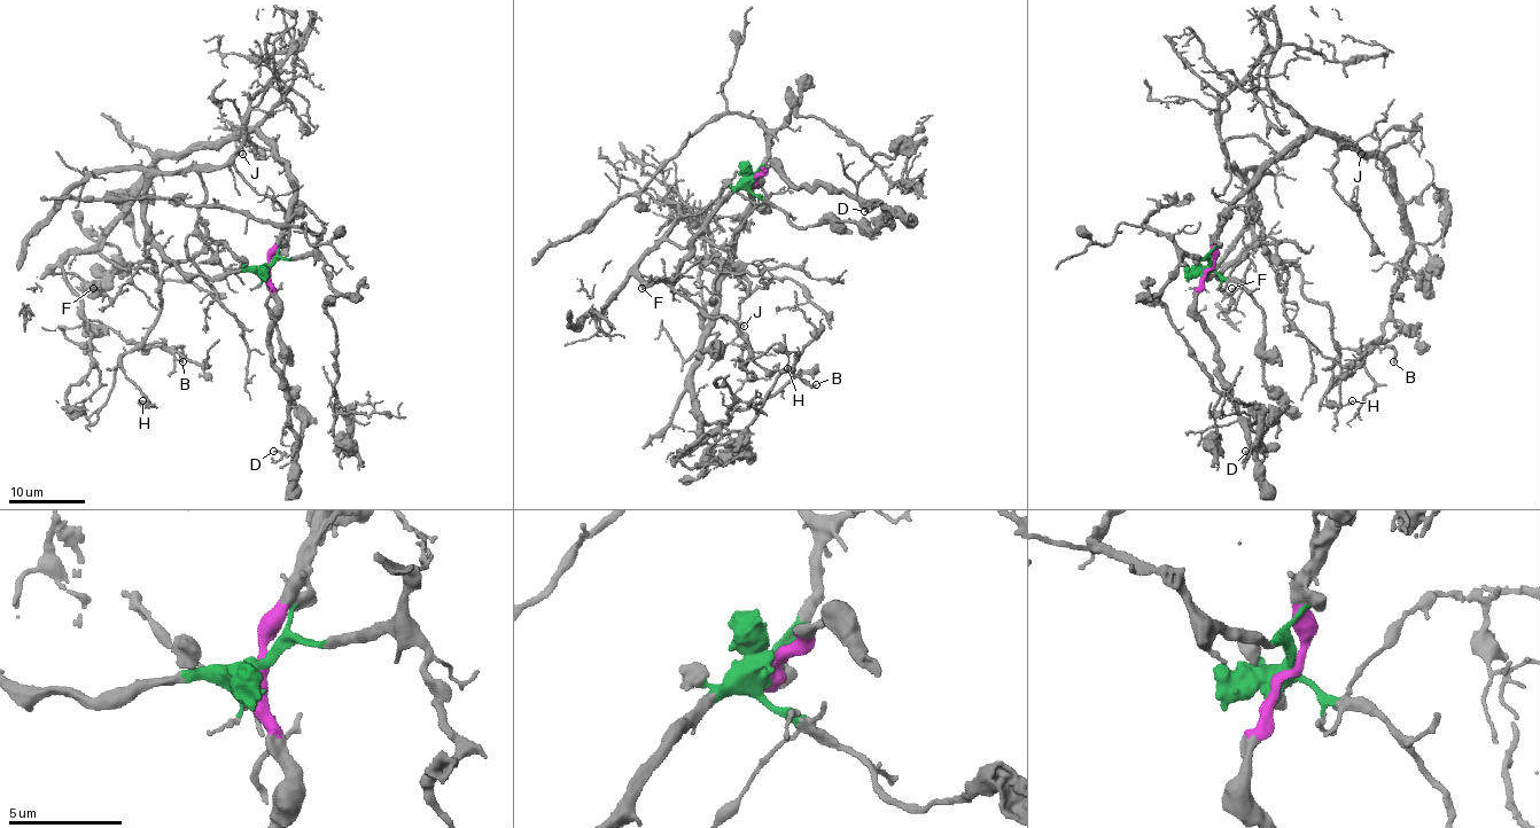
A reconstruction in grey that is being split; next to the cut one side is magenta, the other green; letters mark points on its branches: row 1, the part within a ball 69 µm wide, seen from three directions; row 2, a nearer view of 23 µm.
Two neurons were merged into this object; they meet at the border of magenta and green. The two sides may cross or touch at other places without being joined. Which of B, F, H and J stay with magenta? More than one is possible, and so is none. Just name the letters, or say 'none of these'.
J

